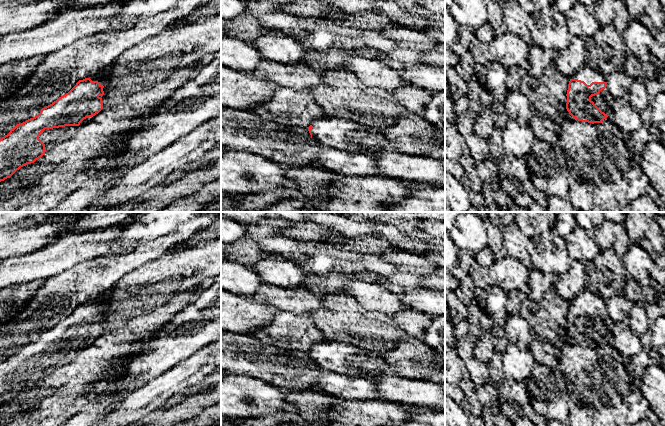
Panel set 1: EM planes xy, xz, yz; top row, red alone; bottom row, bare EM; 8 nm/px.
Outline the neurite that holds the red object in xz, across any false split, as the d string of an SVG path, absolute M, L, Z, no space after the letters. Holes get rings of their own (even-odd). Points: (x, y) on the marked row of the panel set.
M326 116L317 119L307 128L314 143L327 148L352 153L379 153L392 149L392 142L380 129L346 118Z

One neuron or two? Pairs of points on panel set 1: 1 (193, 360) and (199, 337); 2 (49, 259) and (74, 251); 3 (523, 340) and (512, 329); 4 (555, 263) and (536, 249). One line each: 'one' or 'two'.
1: two
2: one
3: one
4: one

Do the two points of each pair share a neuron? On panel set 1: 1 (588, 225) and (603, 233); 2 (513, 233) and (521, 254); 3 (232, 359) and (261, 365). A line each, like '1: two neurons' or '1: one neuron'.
1: two neurons
2: one neuron
3: one neuron

